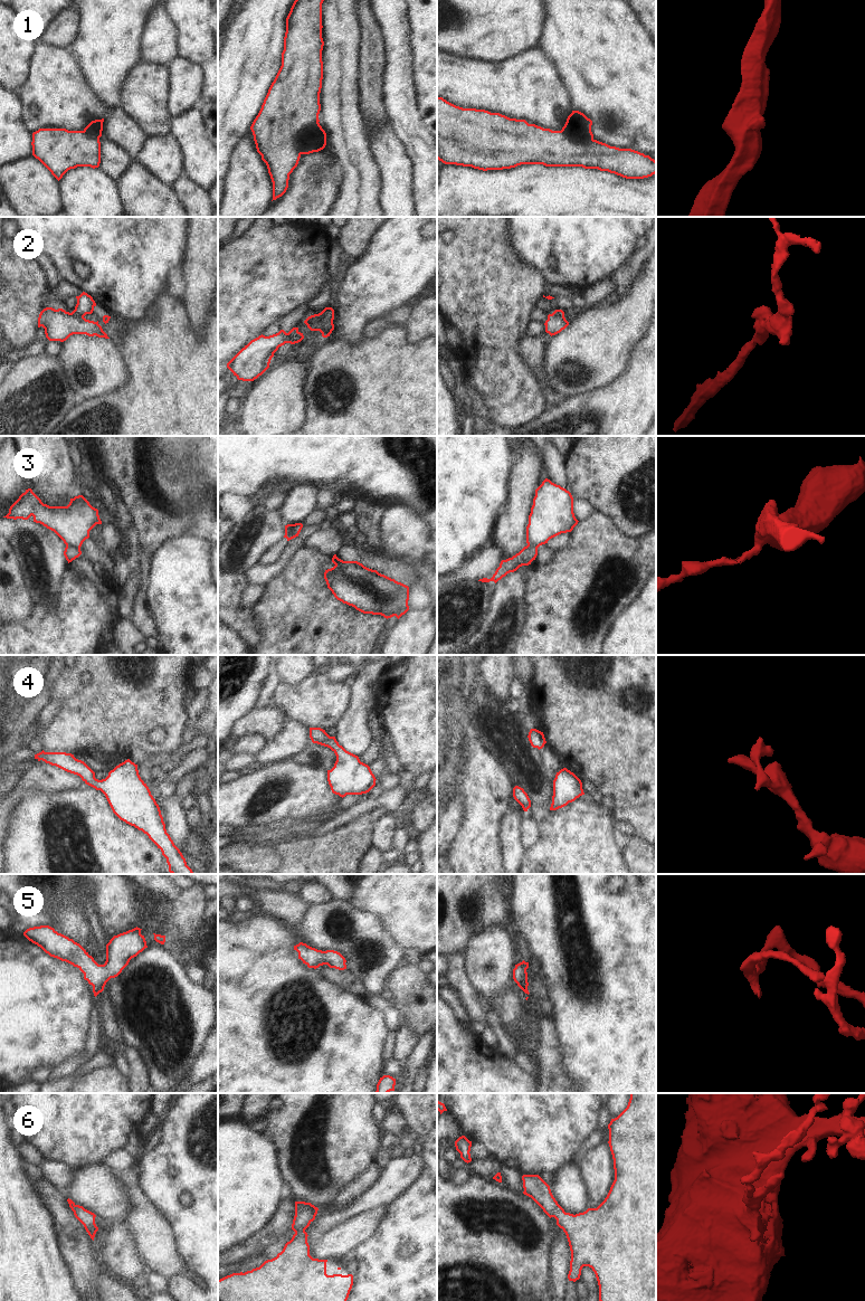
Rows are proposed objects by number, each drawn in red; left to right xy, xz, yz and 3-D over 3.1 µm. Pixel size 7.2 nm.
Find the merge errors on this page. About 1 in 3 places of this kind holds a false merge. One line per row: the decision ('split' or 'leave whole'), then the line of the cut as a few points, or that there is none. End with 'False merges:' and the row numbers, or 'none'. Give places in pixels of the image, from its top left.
1: leave whole | no cut
2: split | xz (317, 314), (309, 328)
3: split | xy (66, 544), (70, 544), (79, 550)
4: leave whole | no cut
5: leave whole | no cut
6: leave whole | no cut
False merges: 2, 3

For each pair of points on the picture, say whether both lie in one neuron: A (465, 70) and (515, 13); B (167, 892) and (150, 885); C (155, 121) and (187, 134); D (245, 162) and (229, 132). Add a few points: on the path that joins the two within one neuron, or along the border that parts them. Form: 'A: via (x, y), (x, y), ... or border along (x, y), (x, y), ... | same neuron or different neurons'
A: border along (449, 54), (467, 58), (501, 62) | different neurons
B: via (162, 888), (154, 885) | same neuron
C: border along (172, 117), (169, 124), (169, 132) | different neurons
D: border along (249, 129), (233, 150), (229, 164) | different neurons

